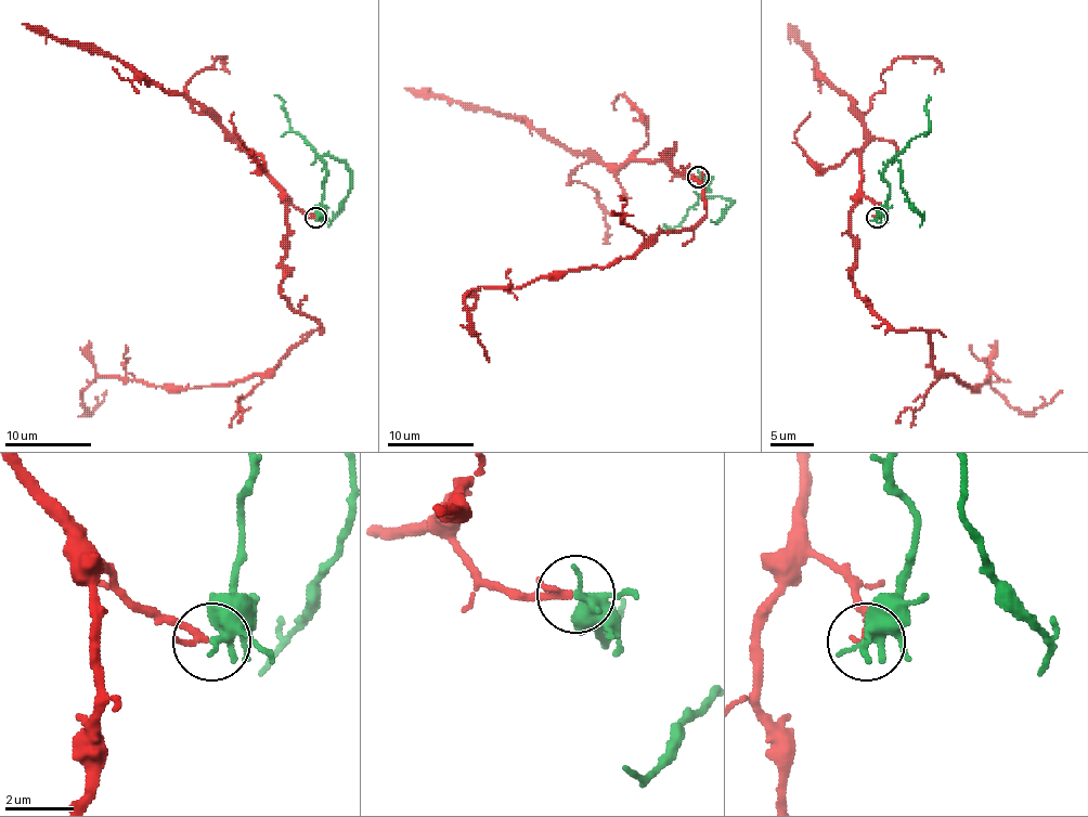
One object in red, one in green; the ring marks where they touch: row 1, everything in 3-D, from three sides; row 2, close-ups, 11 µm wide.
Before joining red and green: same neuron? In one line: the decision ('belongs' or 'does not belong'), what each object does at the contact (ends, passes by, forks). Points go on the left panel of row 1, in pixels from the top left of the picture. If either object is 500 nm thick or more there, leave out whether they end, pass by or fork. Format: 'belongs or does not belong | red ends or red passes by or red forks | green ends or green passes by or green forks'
belongs | red ends | green passes by

